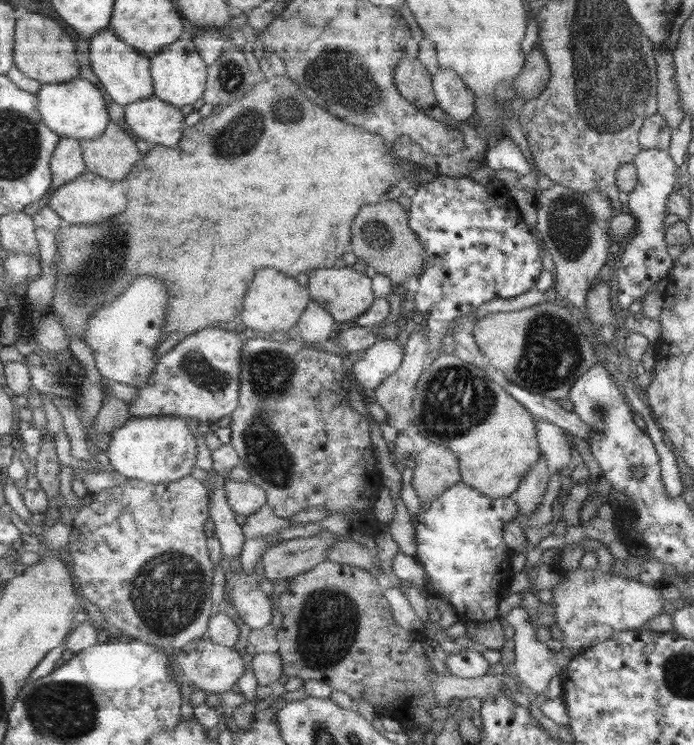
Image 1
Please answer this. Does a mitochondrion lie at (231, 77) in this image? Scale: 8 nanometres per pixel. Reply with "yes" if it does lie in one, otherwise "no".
yes

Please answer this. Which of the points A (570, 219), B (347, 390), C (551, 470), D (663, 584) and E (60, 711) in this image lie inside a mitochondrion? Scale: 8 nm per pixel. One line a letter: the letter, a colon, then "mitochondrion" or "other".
A: mitochondrion
B: other
C: other
D: other
E: mitochondrion

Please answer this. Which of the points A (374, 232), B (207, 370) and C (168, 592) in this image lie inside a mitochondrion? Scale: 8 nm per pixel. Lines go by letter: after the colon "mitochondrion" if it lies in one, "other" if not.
A: mitochondrion
B: mitochondrion
C: mitochondrion

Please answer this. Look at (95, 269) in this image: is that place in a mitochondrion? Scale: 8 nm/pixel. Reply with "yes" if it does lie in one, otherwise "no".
yes

